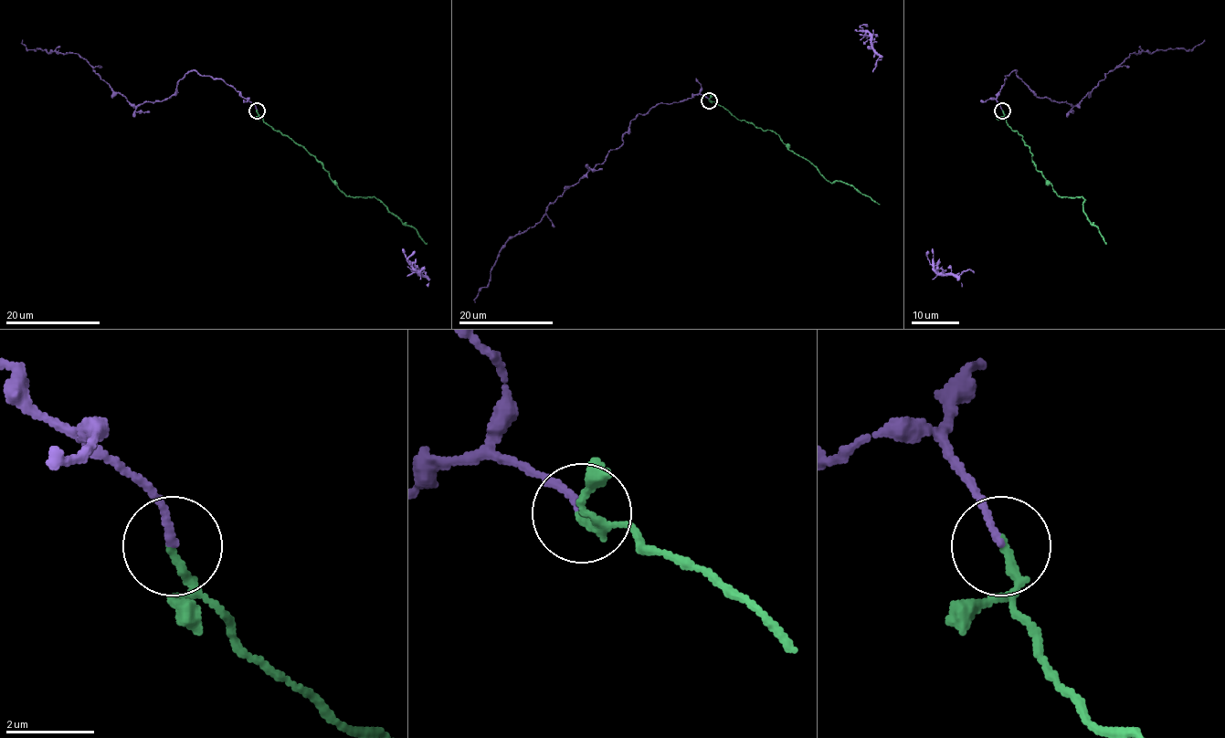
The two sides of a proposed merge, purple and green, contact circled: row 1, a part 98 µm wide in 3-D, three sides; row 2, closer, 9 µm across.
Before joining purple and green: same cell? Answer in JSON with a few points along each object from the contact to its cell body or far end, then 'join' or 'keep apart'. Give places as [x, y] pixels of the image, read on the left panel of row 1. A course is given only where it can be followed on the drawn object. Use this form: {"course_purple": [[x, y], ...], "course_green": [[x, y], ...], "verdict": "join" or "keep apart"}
{"course_purple": [[256, 111], [222, 79], [193, 71], [178, 81], [170, 97], [133, 105], [76, 53], [28, 49], [22, 40]], "course_green": [[256, 111], [268, 124], [303, 146], [347, 196], [376, 198], [414, 228], [427, 243]], "verdict": "join"}

